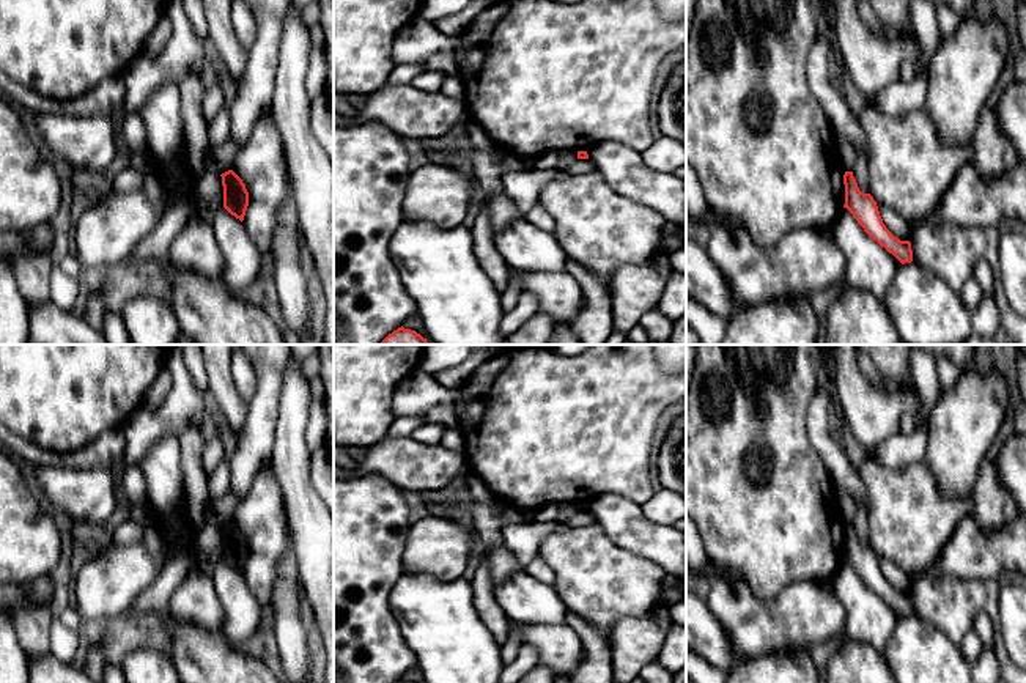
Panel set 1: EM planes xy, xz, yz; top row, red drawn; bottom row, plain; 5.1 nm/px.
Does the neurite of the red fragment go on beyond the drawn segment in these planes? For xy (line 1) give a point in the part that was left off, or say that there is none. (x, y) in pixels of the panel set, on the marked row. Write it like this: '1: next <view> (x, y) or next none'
1: next none

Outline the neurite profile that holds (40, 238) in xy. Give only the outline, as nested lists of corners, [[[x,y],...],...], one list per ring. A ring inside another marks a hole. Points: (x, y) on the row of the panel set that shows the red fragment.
[[[49,223],[38,225],[25,231],[22,247],[25,250],[35,250],[38,253],[49,253],[54,241],[54,231]]]

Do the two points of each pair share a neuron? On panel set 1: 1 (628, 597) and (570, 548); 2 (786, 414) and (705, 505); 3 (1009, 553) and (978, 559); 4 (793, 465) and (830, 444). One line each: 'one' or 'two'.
1: one
2: one
3: one
4: two

